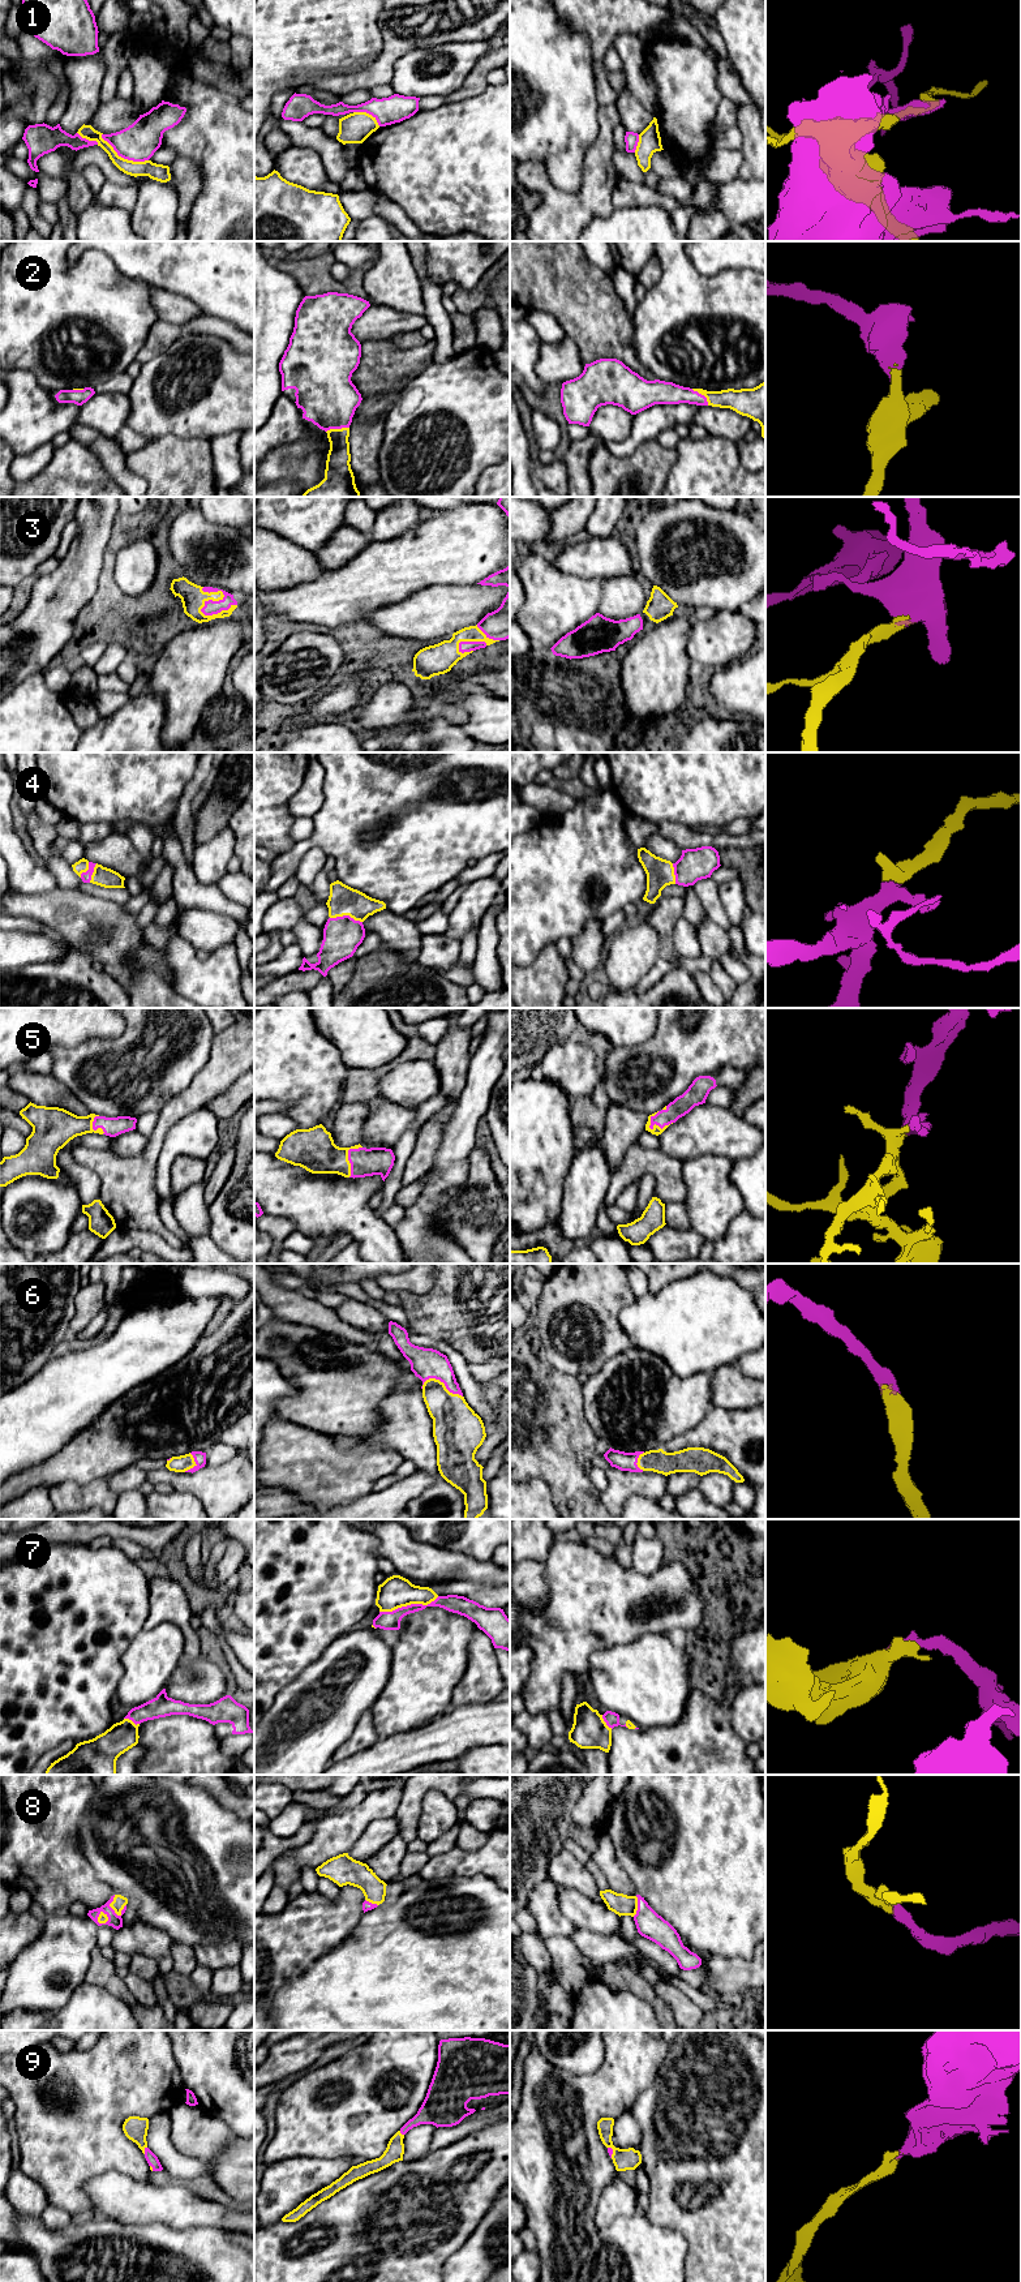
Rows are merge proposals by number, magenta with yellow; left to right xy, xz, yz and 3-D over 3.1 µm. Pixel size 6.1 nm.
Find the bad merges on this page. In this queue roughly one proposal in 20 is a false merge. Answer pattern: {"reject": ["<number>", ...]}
{"reject": ["1"]}

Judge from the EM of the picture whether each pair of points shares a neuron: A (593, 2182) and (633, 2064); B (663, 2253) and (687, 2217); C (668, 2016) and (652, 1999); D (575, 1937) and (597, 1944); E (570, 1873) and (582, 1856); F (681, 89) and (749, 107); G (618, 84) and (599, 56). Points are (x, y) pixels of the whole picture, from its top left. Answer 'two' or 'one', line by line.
A: one
B: two
C: one
D: one
E: two
F: two
G: two

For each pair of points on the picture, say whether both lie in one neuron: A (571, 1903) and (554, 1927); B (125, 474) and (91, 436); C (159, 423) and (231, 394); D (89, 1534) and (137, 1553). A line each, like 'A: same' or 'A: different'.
A: different
B: same
C: same
D: different

